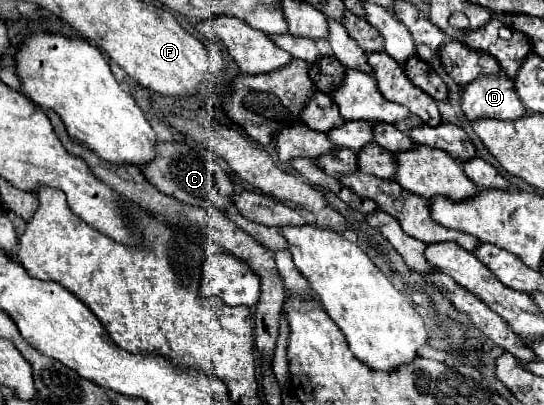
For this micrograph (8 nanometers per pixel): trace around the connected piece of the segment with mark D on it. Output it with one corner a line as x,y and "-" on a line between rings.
505,74
479,76
461,88
461,110
471,122
475,118
513,120
525,114
515,94
513,80

